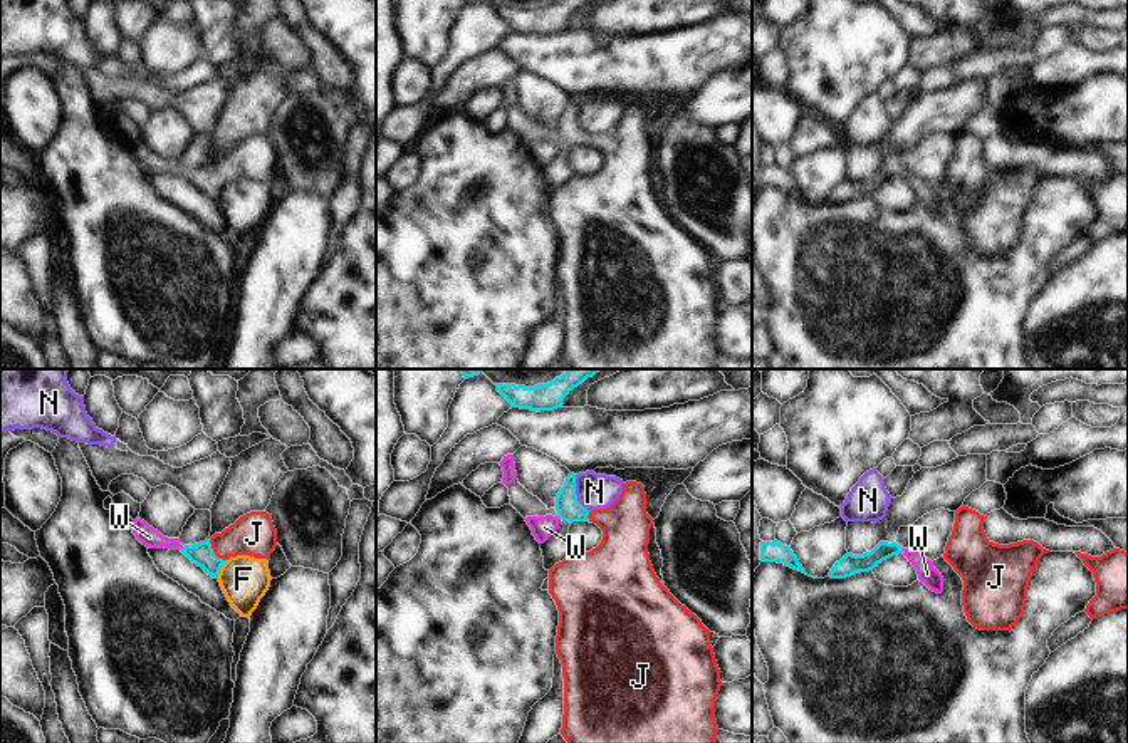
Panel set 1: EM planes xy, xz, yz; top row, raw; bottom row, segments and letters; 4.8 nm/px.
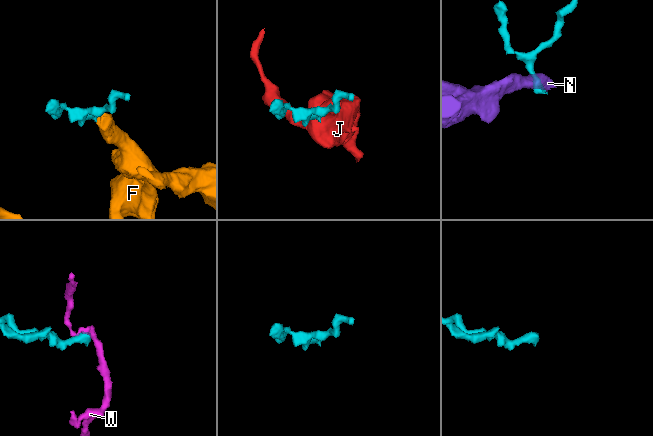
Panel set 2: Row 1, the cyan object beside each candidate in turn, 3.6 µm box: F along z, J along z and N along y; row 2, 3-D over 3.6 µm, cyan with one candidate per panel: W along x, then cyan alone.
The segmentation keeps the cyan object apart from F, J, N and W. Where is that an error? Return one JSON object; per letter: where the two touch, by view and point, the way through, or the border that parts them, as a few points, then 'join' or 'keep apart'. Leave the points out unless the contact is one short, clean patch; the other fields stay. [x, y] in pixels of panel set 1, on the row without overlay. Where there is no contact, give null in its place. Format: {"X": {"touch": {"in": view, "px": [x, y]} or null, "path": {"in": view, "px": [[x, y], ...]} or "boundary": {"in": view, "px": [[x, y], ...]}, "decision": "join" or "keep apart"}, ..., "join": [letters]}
{"F": {"touch": {"in": "xy", "px": [220, 192]}, "boundary": {"in": "xy", "px": [[227, 185], [215, 202]]}, "decision": "keep apart"}, "J": {"touch": {"in": "xy", "px": [214, 176]}, "path": {"in": "xy", "px": [[202, 178], [214, 176], [222, 170], [254, 158]]}, "decision": "join"}, "N": {"touch": {"in": "xz", "px": [574, 118]}, "boundary": {"in": "xz", "px": [[574, 99], [576, 123], [590, 135]]}, "decision": "keep apart"}, "W": {"touch": {"in": "yz", "px": [903, 176]}, "boundary": {"in": "yz", "px": [[902, 173], [903, 178]]}, "decision": "keep apart"}, "join": ["J"]}

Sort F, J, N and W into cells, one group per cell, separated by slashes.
F N / J / W

